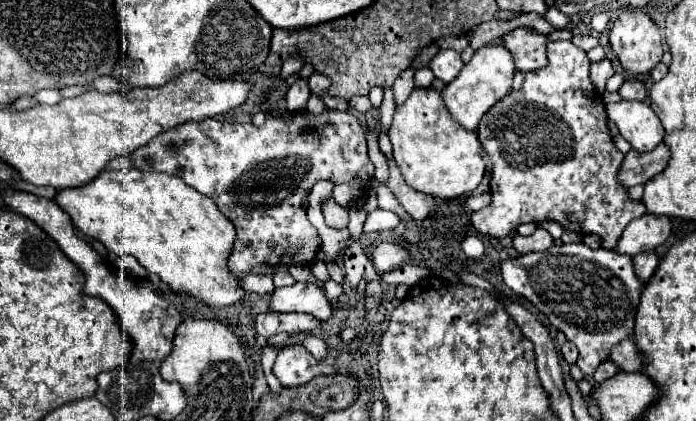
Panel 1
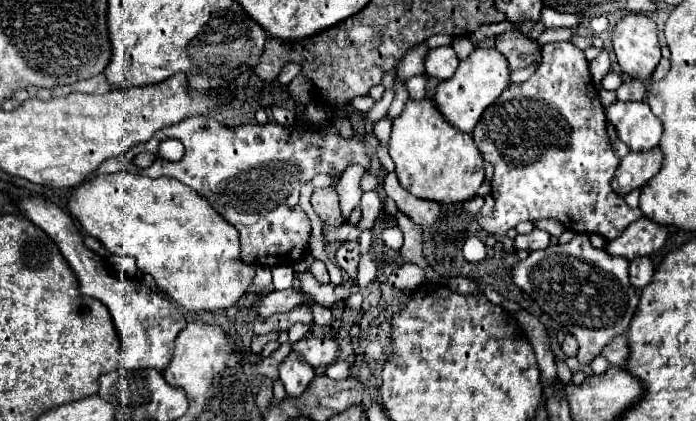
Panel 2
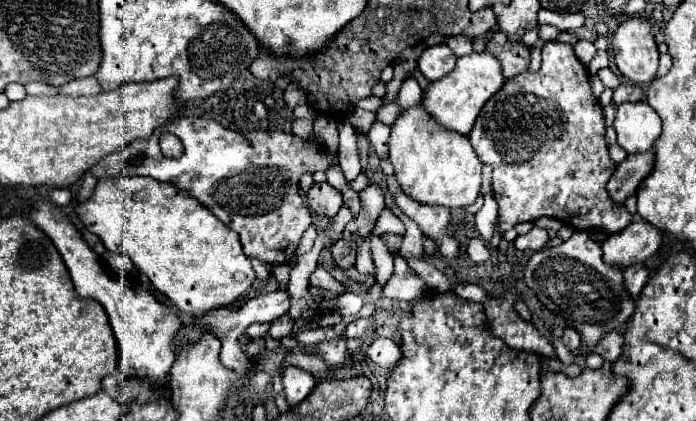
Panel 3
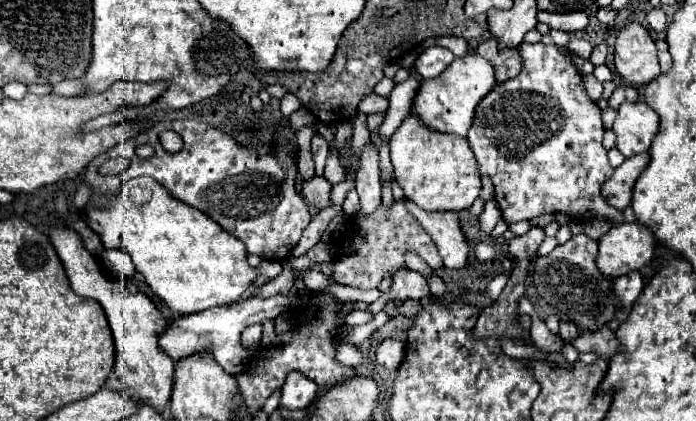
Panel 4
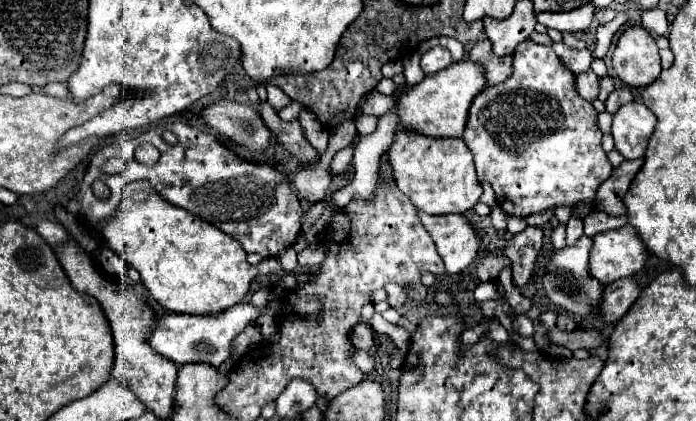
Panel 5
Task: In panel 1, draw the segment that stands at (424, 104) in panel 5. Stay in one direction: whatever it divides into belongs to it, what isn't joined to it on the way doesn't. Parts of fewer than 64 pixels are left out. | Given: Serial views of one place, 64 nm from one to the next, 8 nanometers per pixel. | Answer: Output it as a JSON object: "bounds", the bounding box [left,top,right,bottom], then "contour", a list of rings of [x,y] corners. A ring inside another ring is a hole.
{"bounds":[442,44,514,130],"contour":[[[488,44],[480,50],[474,52],[472,60],[462,68],[462,72],[450,82],[446,84],[446,88],[442,90],[442,98],[446,102],[448,112],[468,130],[476,130],[482,116],[500,100],[504,98],[510,90],[512,90],[512,80],[514,80],[514,60],[512,54],[508,52],[508,48],[504,48],[502,44]]]}

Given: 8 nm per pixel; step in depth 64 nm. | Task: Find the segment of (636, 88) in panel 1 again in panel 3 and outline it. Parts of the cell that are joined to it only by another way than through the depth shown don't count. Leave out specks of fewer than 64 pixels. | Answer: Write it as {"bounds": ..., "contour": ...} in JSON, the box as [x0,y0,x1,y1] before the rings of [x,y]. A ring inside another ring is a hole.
{"bounds":[614,82,644,104],"contour":[[[622,82],[616,90],[614,90],[614,104],[622,104],[622,102],[640,102],[644,98],[644,92],[638,84],[632,82]]]}

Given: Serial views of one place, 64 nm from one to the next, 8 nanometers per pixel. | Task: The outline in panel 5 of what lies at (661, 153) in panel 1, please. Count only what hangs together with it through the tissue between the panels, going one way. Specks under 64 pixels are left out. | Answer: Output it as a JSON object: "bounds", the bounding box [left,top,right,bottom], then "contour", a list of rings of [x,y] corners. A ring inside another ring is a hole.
{"bounds":[596,158,644,216],"contour":[[[644,158],[640,160],[624,160],[618,168],[614,168],[612,176],[598,188],[596,194],[596,210],[608,212],[612,216],[624,216],[626,208],[624,208],[624,196],[634,180],[634,176],[638,174],[638,168],[644,164]]]}

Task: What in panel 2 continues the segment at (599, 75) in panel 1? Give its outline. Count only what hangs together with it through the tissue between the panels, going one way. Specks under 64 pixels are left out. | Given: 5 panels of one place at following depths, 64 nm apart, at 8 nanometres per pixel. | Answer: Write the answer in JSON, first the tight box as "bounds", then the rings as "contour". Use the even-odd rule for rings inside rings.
{"bounds":[590,52,610,86],"contour":[[[602,52],[596,60],[590,62],[590,74],[592,74],[592,82],[596,86],[602,84],[602,78],[610,72],[610,58],[608,58],[608,52]]]}

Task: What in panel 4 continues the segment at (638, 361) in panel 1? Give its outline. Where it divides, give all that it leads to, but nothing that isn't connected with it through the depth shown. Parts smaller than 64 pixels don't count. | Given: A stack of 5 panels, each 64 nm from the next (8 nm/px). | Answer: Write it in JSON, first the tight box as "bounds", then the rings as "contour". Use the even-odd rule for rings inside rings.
{"bounds":[572,328,618,358],"contour":[[[602,328],[596,332],[584,332],[580,334],[574,344],[572,344],[578,352],[596,352],[598,356],[604,358],[612,358],[618,350],[618,340],[616,340],[616,332],[612,328]]]}

